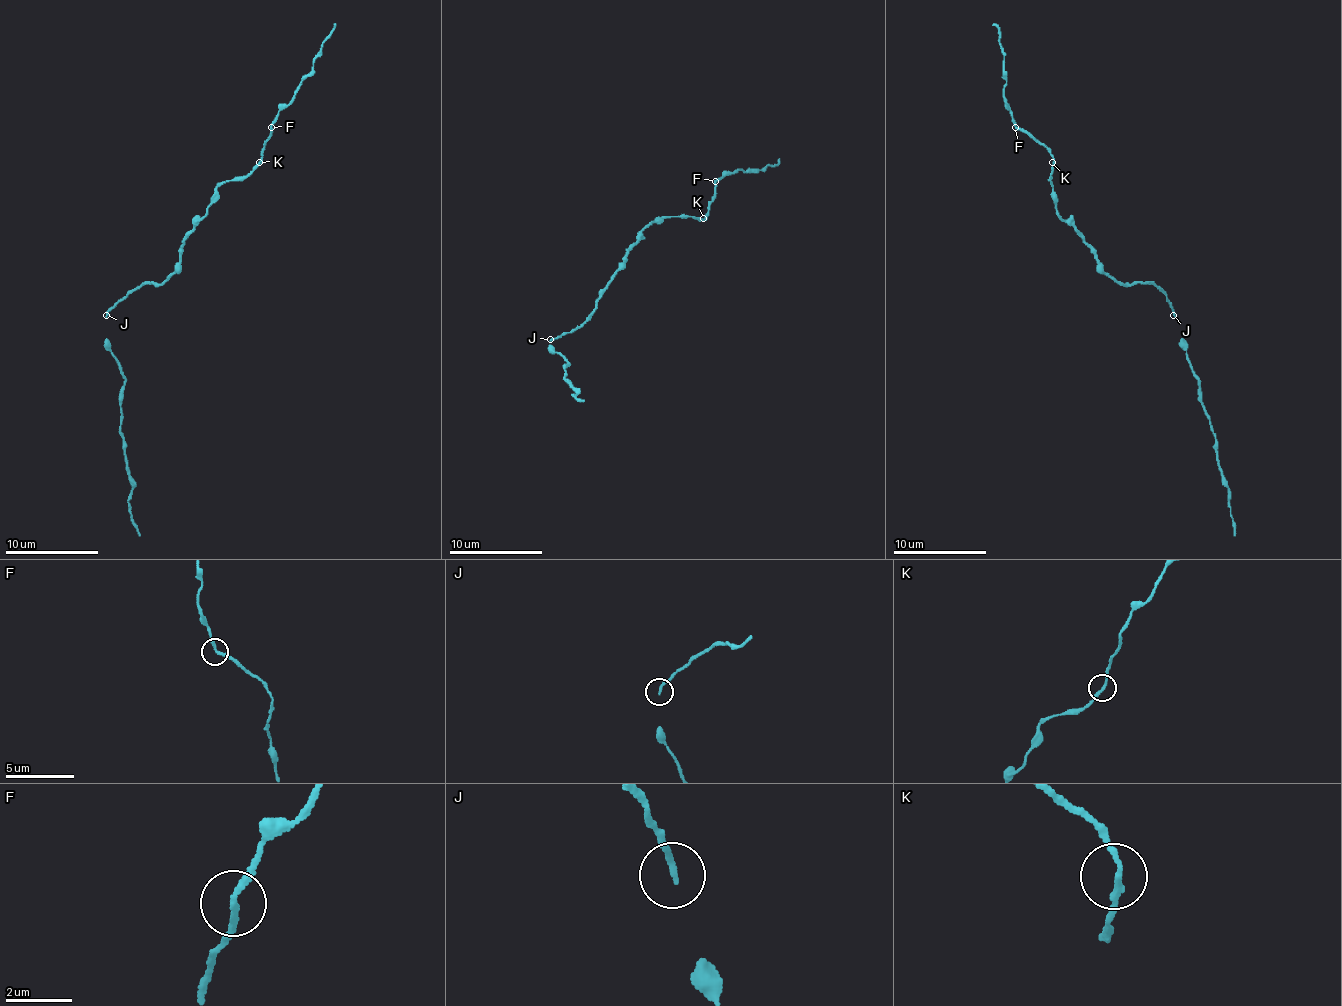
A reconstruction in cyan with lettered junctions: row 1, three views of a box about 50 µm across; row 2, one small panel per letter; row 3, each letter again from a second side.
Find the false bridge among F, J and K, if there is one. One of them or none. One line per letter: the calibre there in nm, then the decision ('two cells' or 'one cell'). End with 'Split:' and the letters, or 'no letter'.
F: 180 nm | one cell
J: 200 nm | one cell
K: 180 nm | one cell
Split: no letter

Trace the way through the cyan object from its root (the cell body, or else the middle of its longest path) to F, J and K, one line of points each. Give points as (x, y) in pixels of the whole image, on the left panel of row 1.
F: (171, 274), (180, 260), (182, 239), (206, 213), (215, 190), (226, 181), (240, 181), (259, 162), (271, 127)
J: (171, 274), (161, 283), (141, 283), (106, 315)
K: (171, 274), (180, 260), (182, 239), (206, 213), (215, 190), (226, 181), (240, 181), (259, 162)

